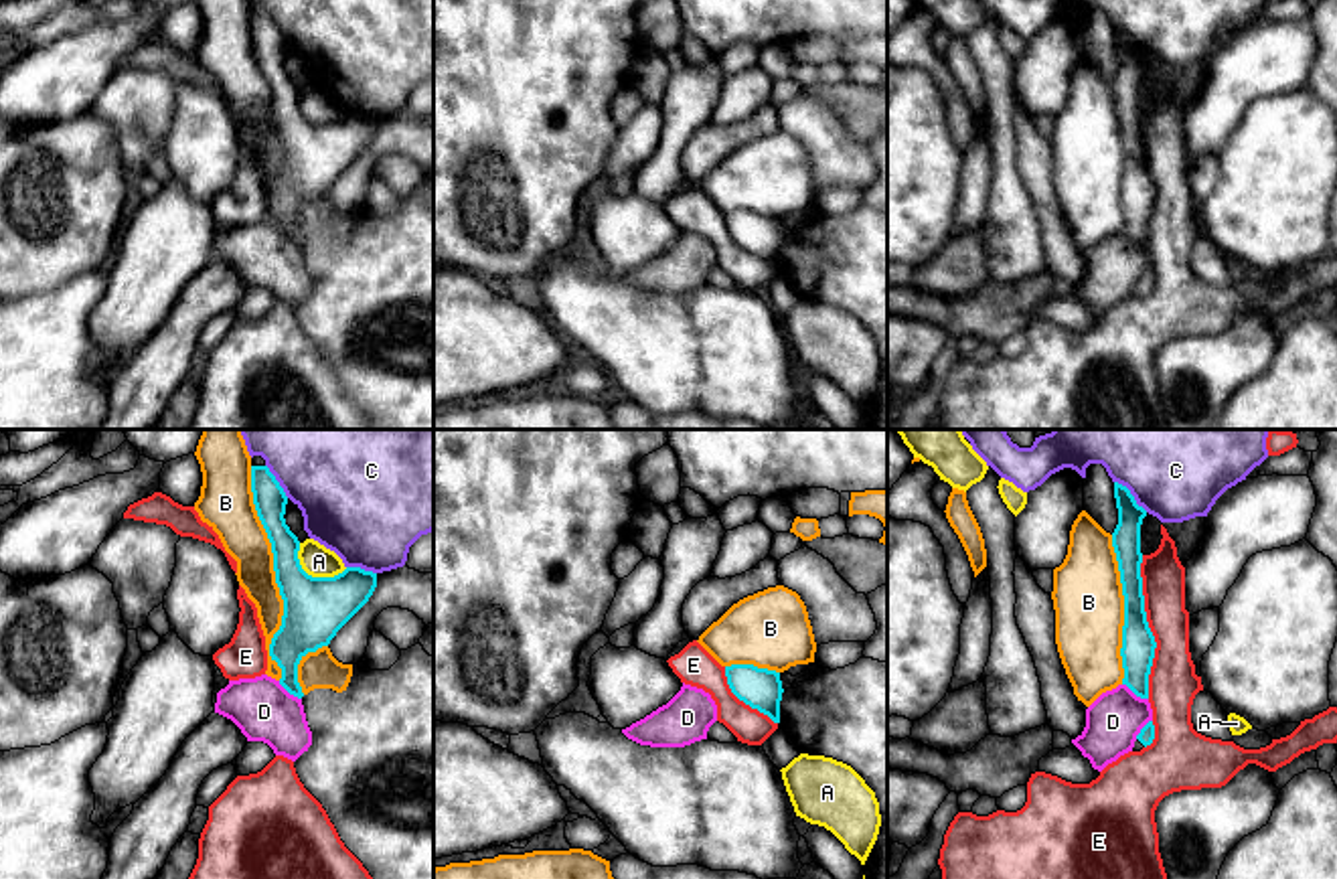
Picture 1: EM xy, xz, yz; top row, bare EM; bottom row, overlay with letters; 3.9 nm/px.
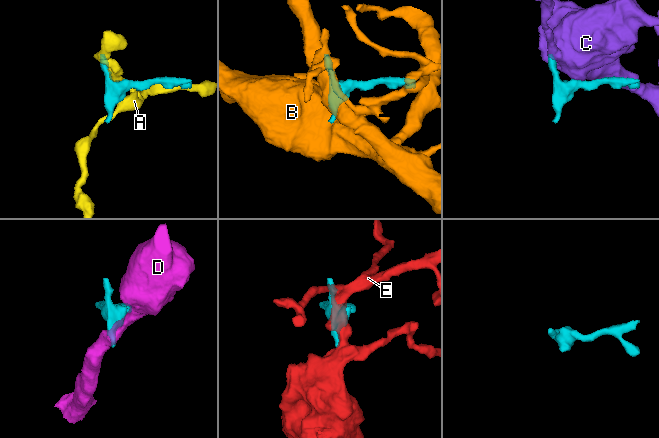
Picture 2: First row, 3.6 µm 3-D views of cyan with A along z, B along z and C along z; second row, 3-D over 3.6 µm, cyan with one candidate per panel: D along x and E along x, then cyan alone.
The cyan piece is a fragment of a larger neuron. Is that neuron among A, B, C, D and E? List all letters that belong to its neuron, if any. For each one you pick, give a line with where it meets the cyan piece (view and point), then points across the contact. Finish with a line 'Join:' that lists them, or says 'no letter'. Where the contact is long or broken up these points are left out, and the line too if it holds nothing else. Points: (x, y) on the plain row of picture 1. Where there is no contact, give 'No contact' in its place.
Join: no letter

